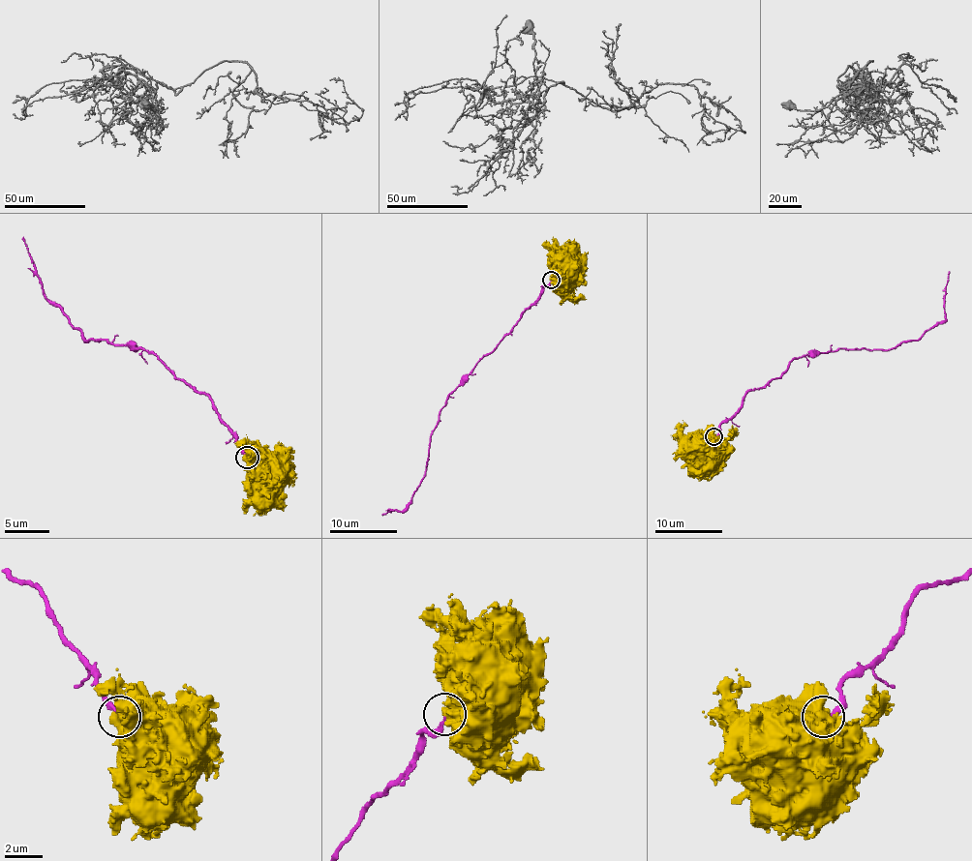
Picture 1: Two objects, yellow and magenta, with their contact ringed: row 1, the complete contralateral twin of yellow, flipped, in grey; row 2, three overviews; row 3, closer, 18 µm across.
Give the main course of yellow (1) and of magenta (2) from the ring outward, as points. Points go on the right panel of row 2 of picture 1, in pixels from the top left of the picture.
1: (713, 437), (701, 451)
2: (714, 437), (745, 395), (775, 379), (793, 359), (845, 349), (893, 349), (920, 340), (945, 319), (948, 272)

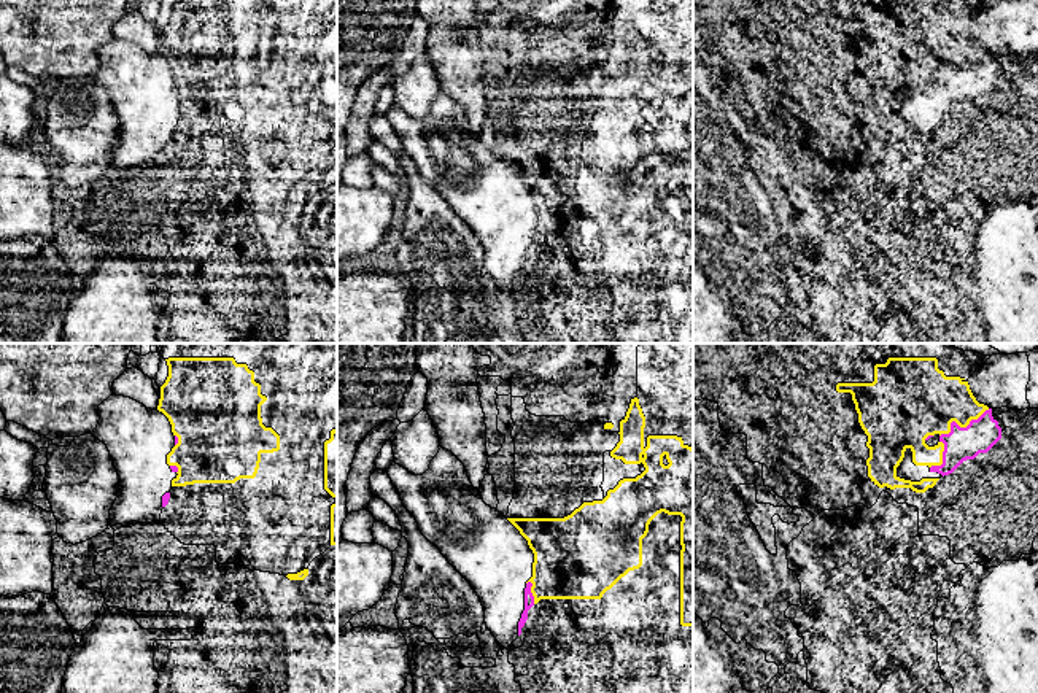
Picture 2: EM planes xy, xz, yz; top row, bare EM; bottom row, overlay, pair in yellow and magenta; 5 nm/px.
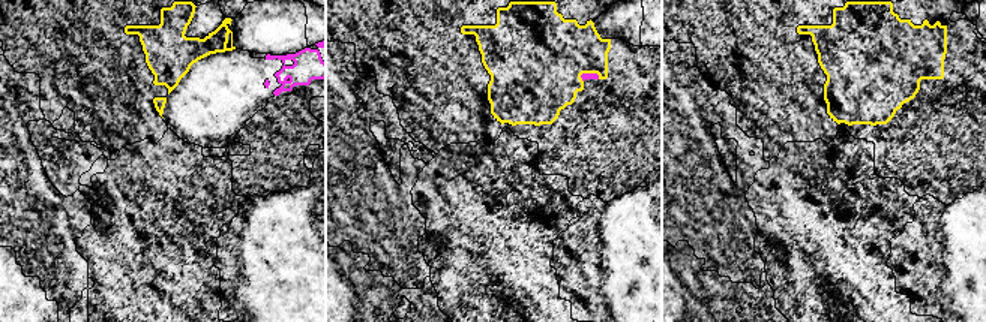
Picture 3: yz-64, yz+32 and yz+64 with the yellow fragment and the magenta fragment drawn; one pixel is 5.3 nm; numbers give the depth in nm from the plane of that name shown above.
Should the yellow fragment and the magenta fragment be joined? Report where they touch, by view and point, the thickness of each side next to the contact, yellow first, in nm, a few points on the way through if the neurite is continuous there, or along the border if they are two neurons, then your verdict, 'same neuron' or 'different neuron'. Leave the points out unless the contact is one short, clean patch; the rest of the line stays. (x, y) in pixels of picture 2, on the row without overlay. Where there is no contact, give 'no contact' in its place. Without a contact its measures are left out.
yz (960, 70) | 360/170 nm | along yz (989, 53), (965, 70), (952, 65), (951, 73), (940, 80) | different neuron

